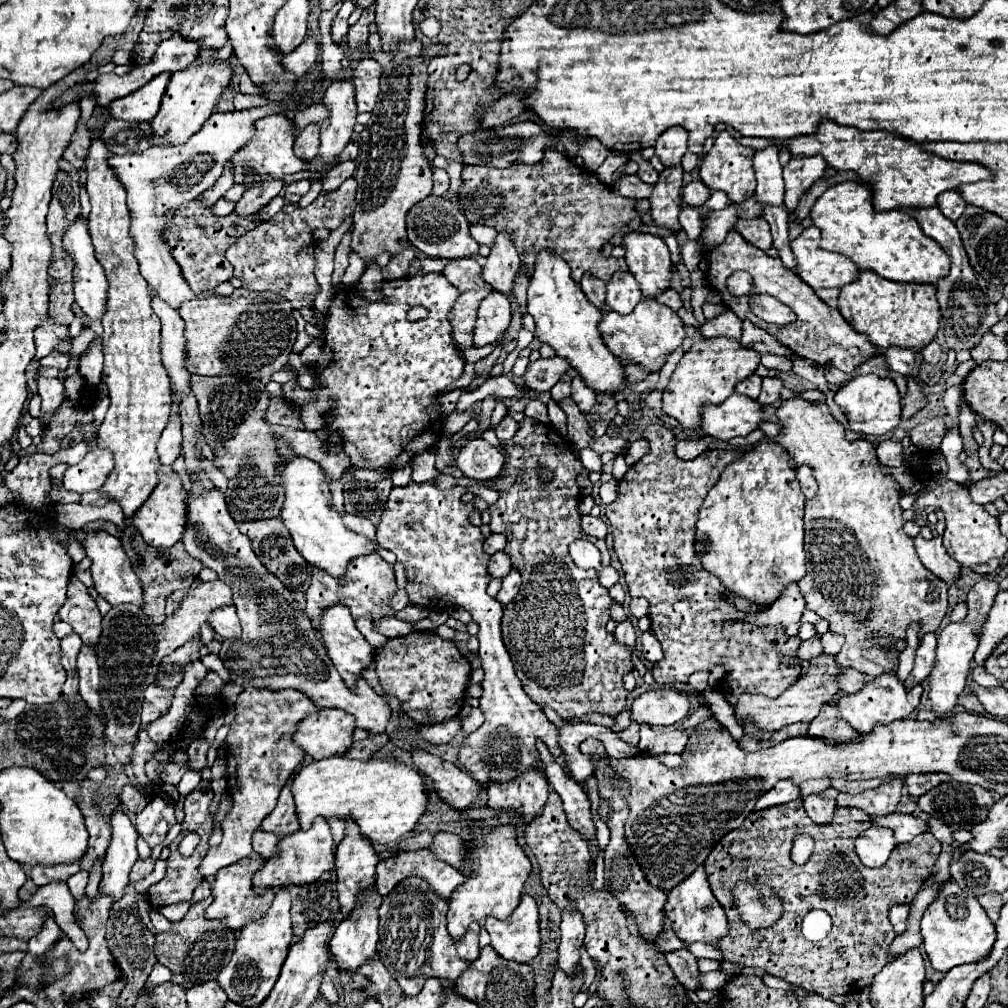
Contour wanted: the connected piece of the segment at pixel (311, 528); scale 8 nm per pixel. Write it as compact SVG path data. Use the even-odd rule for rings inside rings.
M290 457L280 465L276 465L276 471L282 479L280 487L284 489L284 505L280 517L286 529L290 531L296 549L310 565L316 565L328 571L330 575L338 577L344 575L344 569L352 557L376 551L376 547L366 537L346 529L340 515L330 507L332 495L326 479L320 473L318 463L306 457Z

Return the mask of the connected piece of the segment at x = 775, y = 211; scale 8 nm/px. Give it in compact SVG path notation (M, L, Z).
M766 205L764 217L770 221L770 231L774 237L774 247L780 253L782 263L788 269L794 269L794 257L790 251L790 241L788 241L788 211L784 205Z

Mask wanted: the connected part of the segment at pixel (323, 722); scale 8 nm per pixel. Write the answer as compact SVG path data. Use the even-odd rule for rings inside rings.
M318 709L296 723L292 741L312 759L342 755L352 745L354 717L340 709Z

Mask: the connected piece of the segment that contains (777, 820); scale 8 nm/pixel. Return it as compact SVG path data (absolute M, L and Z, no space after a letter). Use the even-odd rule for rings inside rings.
M798 799L798 801L790 801L788 805L774 805L774 807L762 809L762 811L754 811L744 819L740 829L726 833L714 845L712 853L708 855L708 859L704 863L712 893L718 899L718 903L724 907L726 917L728 917L730 931L716 943L724 961L736 963L740 967L758 967L774 977L790 981L792 985L804 987L808 991L816 991L828 999L834 999L836 995L858 993L866 985L870 985L874 975L886 963L890 963L894 959L888 953L888 945L892 943L896 933L894 933L886 913L892 905L914 899L920 883L930 875L932 865L938 859L940 841L936 841L930 831L920 833L910 843L904 843L904 849L894 849L886 865L882 865L880 869L868 869L862 865L862 861L858 859L858 855L854 851L854 839L868 827L870 827L870 815L856 807L838 807L832 823L816 825L808 817ZM804 833L816 841L816 847L814 847L812 857L804 865L796 865L790 857L792 841L794 841L794 837ZM740 881L746 881L752 885L768 885L780 897L784 913L772 927L750 929L742 921L740 911L734 905L734 895L732 895L736 883L740 883ZM812 909L824 909L832 917L832 931L828 933L826 939L822 939L818 943L806 941L800 933L800 923L802 923L804 915Z

